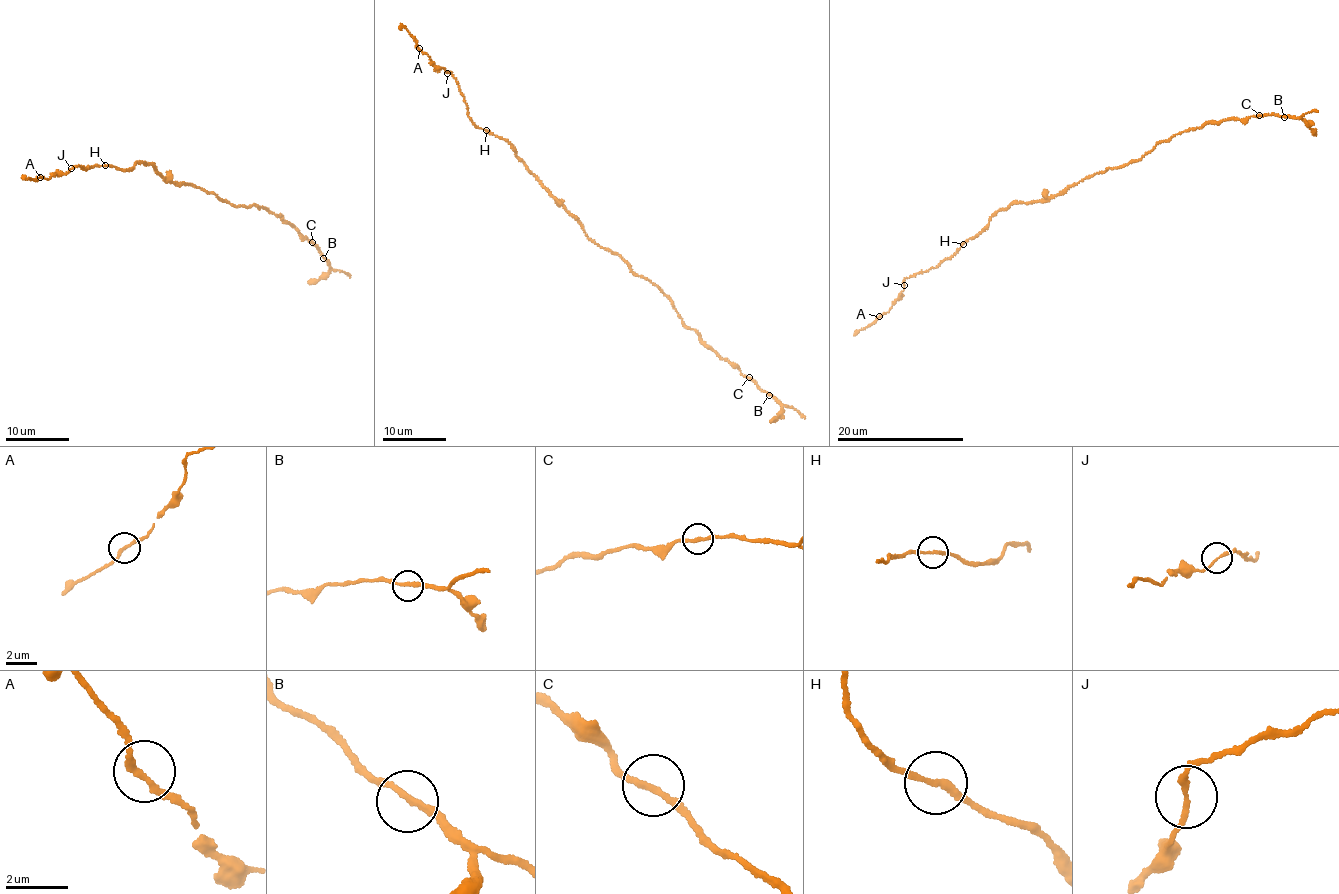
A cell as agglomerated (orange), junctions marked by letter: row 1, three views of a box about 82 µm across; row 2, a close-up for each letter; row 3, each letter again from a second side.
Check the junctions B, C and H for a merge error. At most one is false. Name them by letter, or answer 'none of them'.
none of them

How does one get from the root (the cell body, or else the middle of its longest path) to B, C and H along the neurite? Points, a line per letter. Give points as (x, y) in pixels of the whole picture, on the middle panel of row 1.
B: (581, 228), (596, 244), (617, 252), (633, 272), (658, 285), (687, 327), (769, 395)
C: (581, 228), (596, 244), (617, 252), (633, 272), (658, 285), (687, 327), (694, 329), (705, 344), (749, 377)
H: (581, 228), (578, 219), (569, 214), (535, 175), (529, 173), (507, 140), (485, 130)

